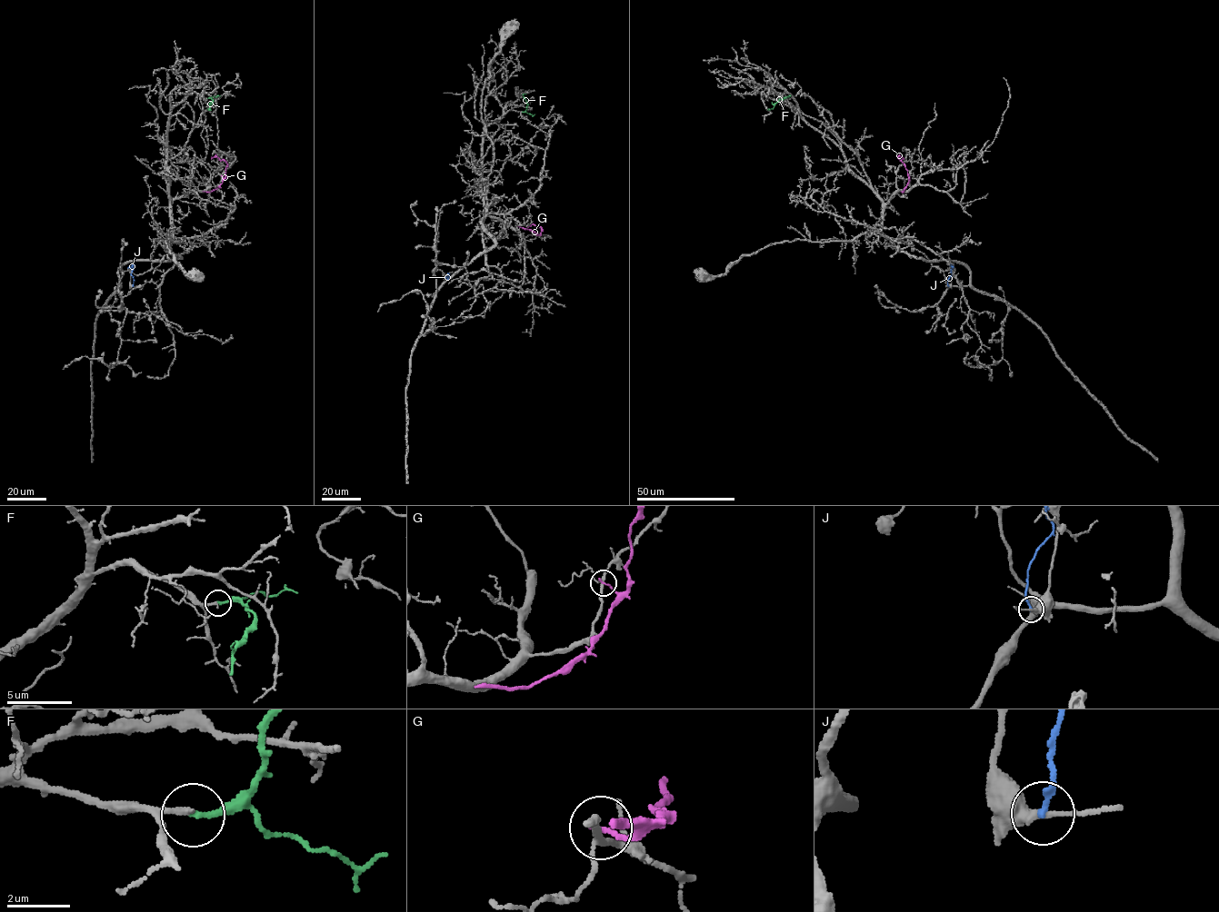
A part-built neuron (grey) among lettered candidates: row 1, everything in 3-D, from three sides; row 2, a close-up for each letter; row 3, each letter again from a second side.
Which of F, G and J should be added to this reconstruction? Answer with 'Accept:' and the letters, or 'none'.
Accept: F

